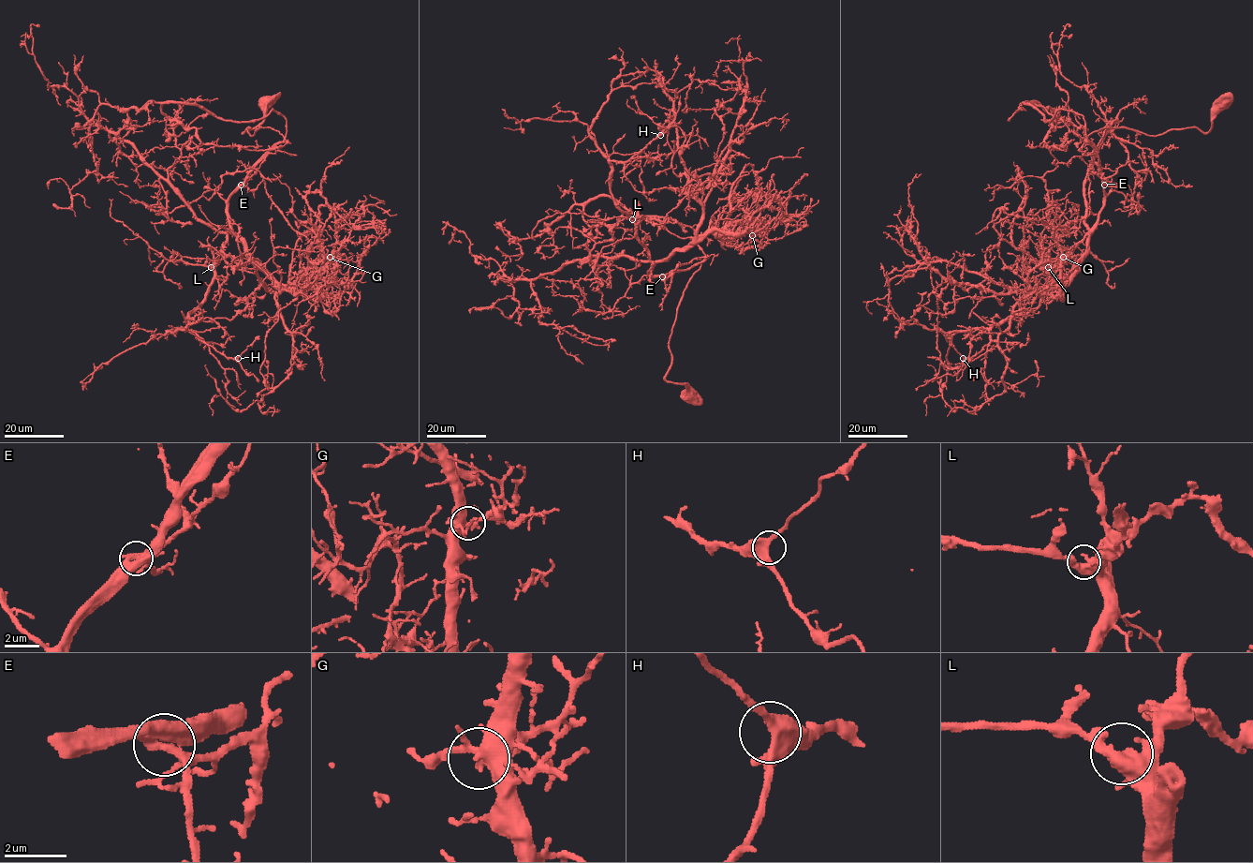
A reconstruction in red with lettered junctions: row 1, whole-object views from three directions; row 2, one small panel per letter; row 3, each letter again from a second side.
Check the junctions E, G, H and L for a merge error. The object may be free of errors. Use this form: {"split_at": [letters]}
{"split_at": []}

